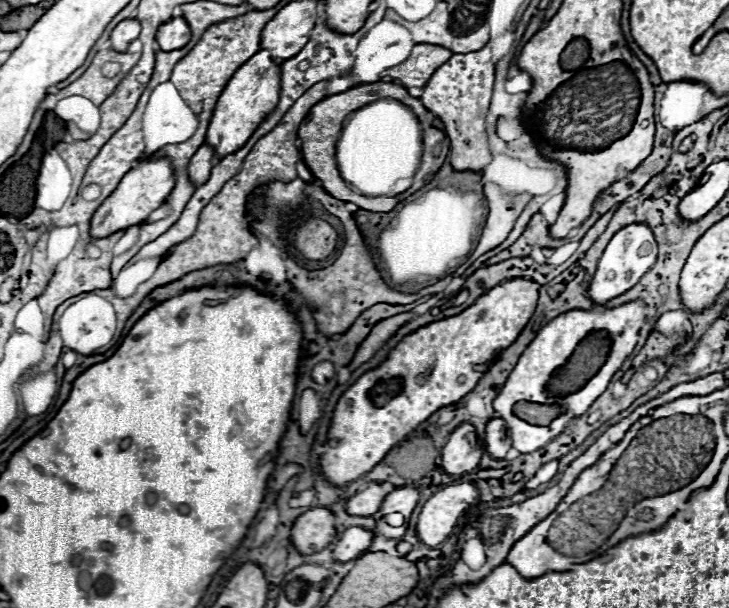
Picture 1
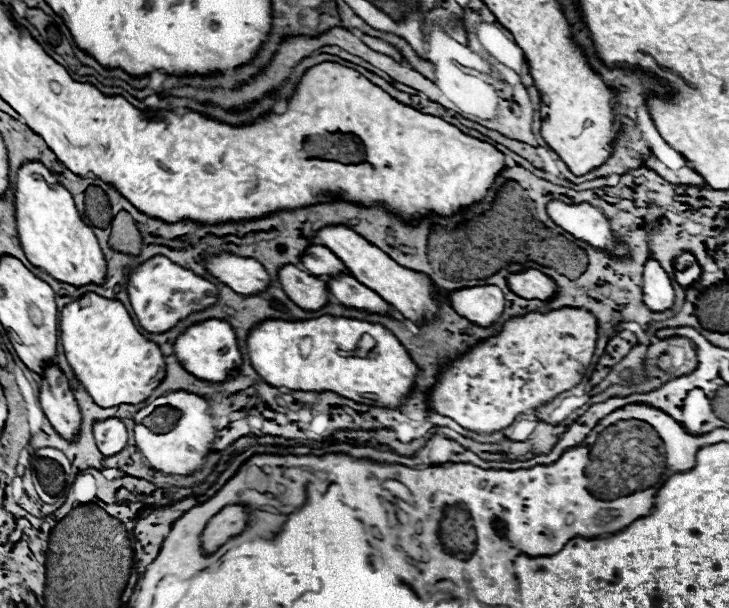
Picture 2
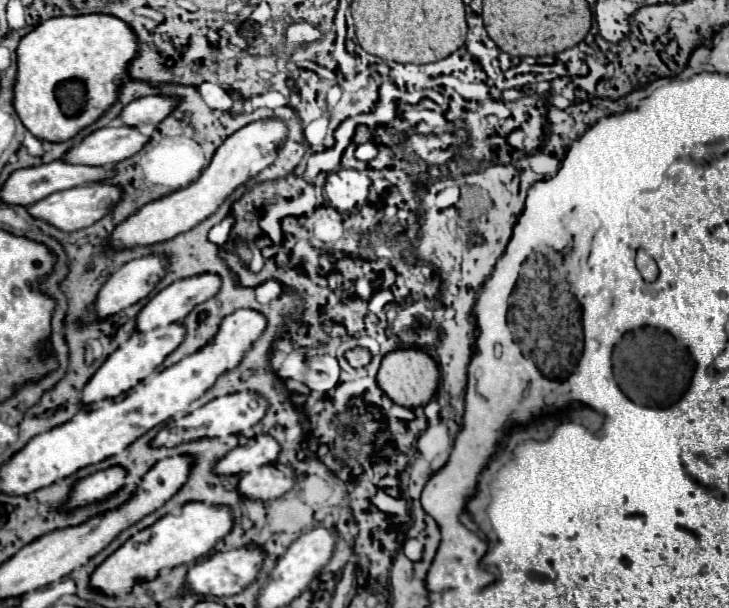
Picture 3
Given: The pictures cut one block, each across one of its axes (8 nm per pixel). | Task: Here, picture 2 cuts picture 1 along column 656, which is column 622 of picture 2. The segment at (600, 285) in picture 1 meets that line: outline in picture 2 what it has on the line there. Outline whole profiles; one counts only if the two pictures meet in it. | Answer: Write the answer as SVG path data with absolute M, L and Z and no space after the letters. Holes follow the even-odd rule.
M550 200L546 204L546 212L554 224L568 230L574 238L580 238L598 250L608 250L614 256L626 254L626 248L614 242L608 218L588 202L566 204L560 200Z

